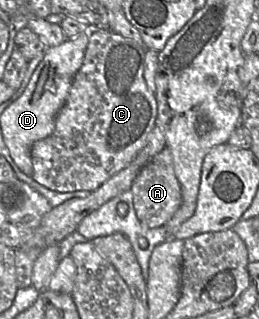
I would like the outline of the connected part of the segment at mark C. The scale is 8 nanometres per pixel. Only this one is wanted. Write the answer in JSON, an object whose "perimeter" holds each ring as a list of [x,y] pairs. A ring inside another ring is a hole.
{"perimeter":[[[104,29],[89,30],[89,43],[85,51],[82,66],[74,76],[72,85],[69,90],[67,100],[59,111],[55,120],[55,129],[48,137],[38,140],[32,144],[31,158],[33,164],[32,178],[42,186],[56,192],[76,192],[89,191],[93,192],[103,183],[114,176],[116,173],[127,167],[135,158],[137,153],[144,147],[147,137],[156,126],[157,118],[157,101],[154,92],[151,92],[144,79],[145,55],[148,49],[139,45],[131,39],[125,38],[118,33]]]}

